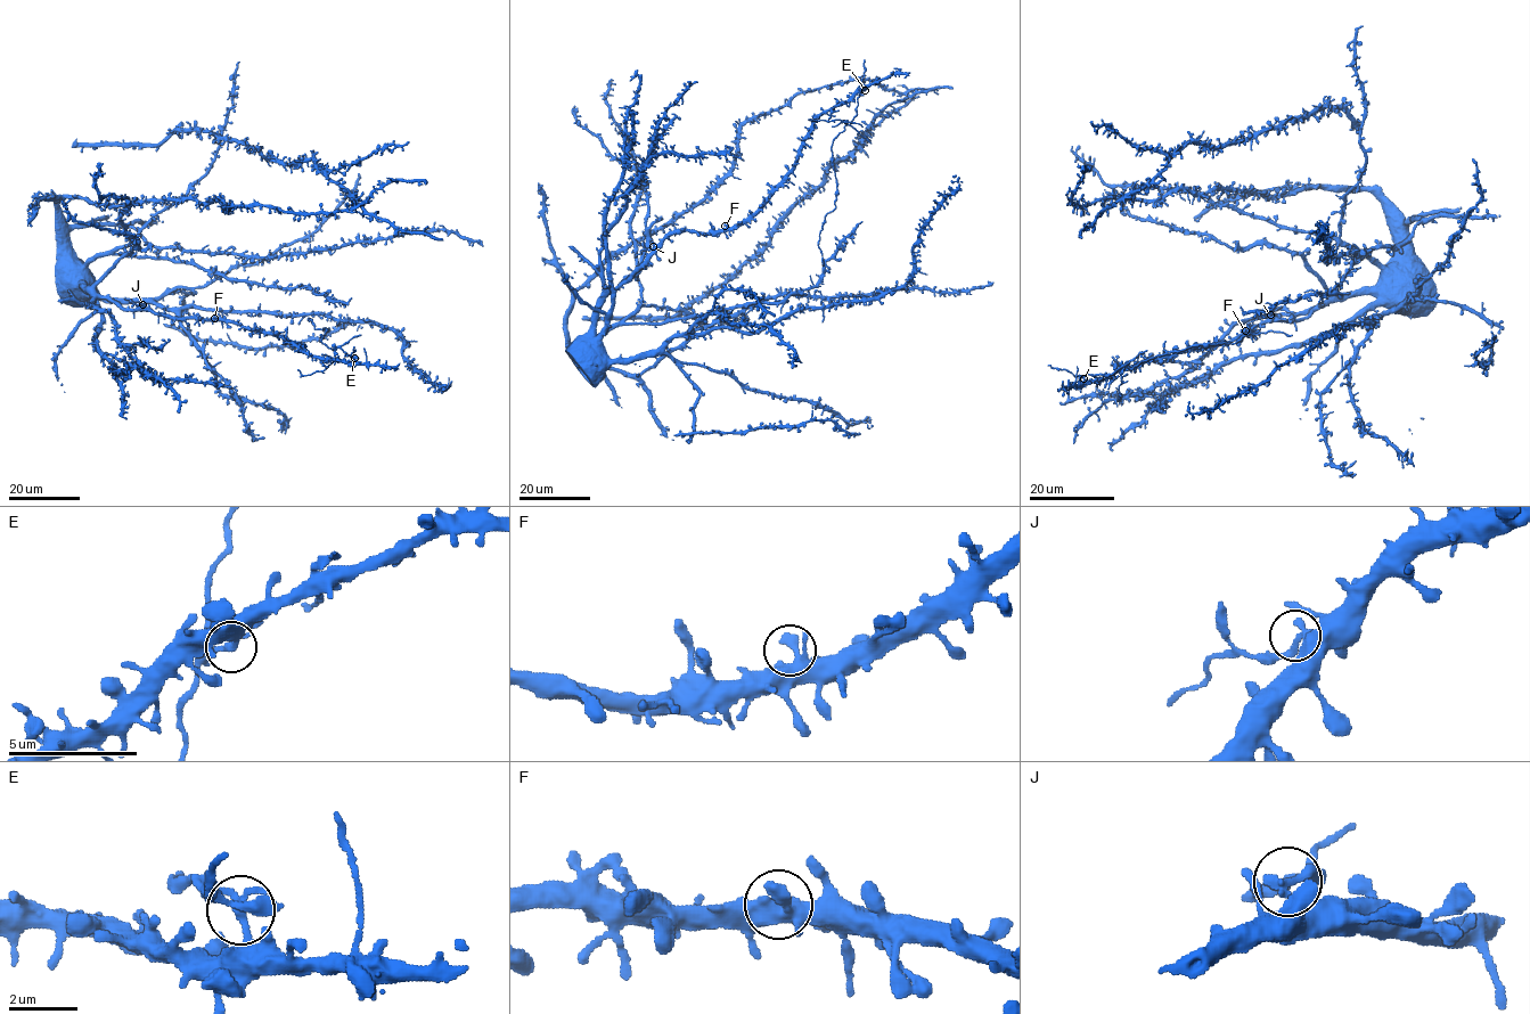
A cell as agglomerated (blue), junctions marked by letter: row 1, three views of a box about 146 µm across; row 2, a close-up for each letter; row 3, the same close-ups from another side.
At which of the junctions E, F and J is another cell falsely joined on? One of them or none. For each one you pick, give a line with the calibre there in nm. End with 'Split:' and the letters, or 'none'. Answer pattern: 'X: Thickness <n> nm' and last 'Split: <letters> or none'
E: Thickness 260 nm
Split: E

